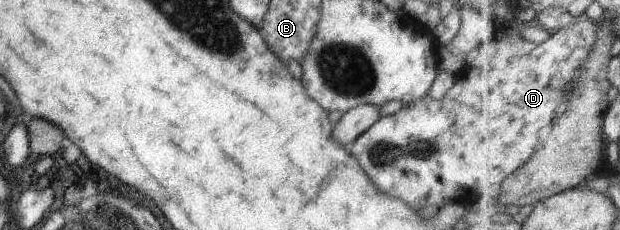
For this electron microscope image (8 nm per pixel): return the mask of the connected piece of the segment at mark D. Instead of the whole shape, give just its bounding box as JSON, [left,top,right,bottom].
[347,21,595,211]

